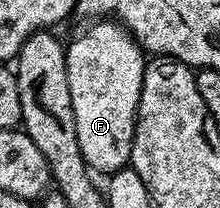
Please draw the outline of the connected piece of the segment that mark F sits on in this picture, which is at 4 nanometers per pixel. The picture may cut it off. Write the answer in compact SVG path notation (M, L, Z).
M94 20L87 26L90 27L66 46L72 112L76 116L76 140L80 140L80 152L87 167L109 176L130 161L134 120L148 58L134 35L121 22Z

